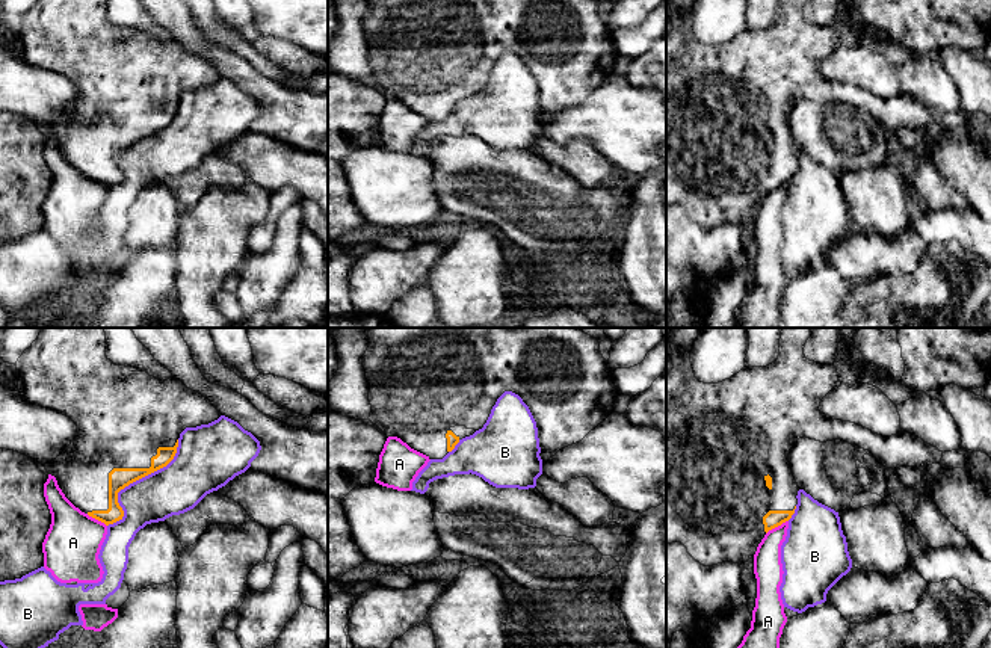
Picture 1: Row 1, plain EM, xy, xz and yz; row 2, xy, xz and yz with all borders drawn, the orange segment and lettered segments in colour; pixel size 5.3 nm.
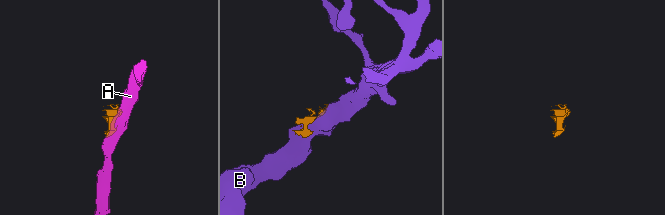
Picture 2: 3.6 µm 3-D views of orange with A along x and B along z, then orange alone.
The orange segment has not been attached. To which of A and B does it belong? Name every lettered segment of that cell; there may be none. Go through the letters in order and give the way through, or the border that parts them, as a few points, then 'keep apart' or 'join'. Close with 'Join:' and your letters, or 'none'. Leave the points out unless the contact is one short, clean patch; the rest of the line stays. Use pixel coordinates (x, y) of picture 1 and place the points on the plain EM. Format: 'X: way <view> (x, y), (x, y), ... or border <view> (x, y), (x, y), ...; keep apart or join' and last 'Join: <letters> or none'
A: border yz (787, 182), (766, 195); keep apart
B: keep apart
Join: none

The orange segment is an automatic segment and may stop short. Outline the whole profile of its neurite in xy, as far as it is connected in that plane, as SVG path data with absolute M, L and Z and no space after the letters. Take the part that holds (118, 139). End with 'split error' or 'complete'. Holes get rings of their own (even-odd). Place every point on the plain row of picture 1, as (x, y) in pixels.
M36 0L17 23L18 53L32 66L51 69L77 86L77 97L60 116L44 128L54 137L65 159L82 174L113 186L124 178L118 154L130 145L166 128L175 118L180 95L218 82L222 76L211 63L180 41L162 44L134 29L116 27L106 18L106 0Z; split error

